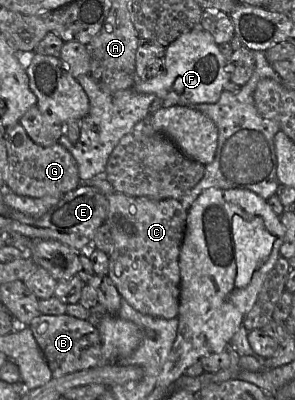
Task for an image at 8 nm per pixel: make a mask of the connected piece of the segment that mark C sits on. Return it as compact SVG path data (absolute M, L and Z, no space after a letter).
M113 192L106 196L106 223L113 238L108 274L120 295L138 312L163 318L178 317L181 276L179 255L187 212L176 199L154 200Z

